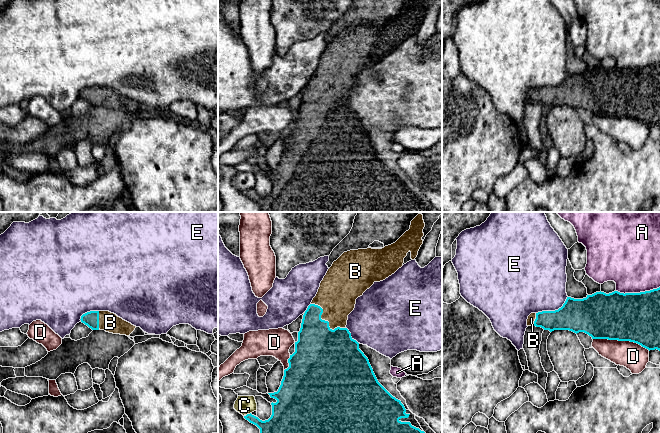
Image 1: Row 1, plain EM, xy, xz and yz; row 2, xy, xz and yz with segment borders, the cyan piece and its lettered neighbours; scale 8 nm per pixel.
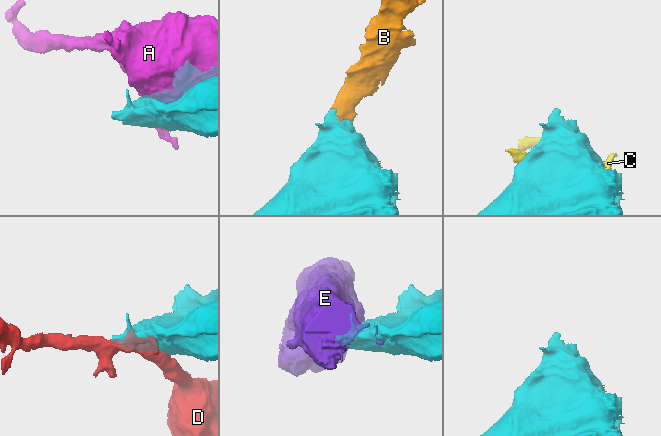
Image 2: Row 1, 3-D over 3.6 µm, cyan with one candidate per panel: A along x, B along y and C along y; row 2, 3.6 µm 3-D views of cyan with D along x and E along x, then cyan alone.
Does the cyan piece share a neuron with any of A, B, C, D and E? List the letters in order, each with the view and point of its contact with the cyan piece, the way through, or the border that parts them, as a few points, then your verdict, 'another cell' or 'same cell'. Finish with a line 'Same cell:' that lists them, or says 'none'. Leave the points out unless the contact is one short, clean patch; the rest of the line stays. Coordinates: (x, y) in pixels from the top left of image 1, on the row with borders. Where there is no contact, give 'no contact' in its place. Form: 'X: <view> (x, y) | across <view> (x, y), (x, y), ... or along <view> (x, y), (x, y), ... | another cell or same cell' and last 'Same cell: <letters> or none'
A: yz (637, 293) | another cell
B: xz (324, 320) | across xz (321, 351), (324, 320), (337, 294) | same cell
C: xz (248, 414) | another cell
D: yz (621, 340) | another cell
E: yz (553, 311) | another cell
Same cell: B

